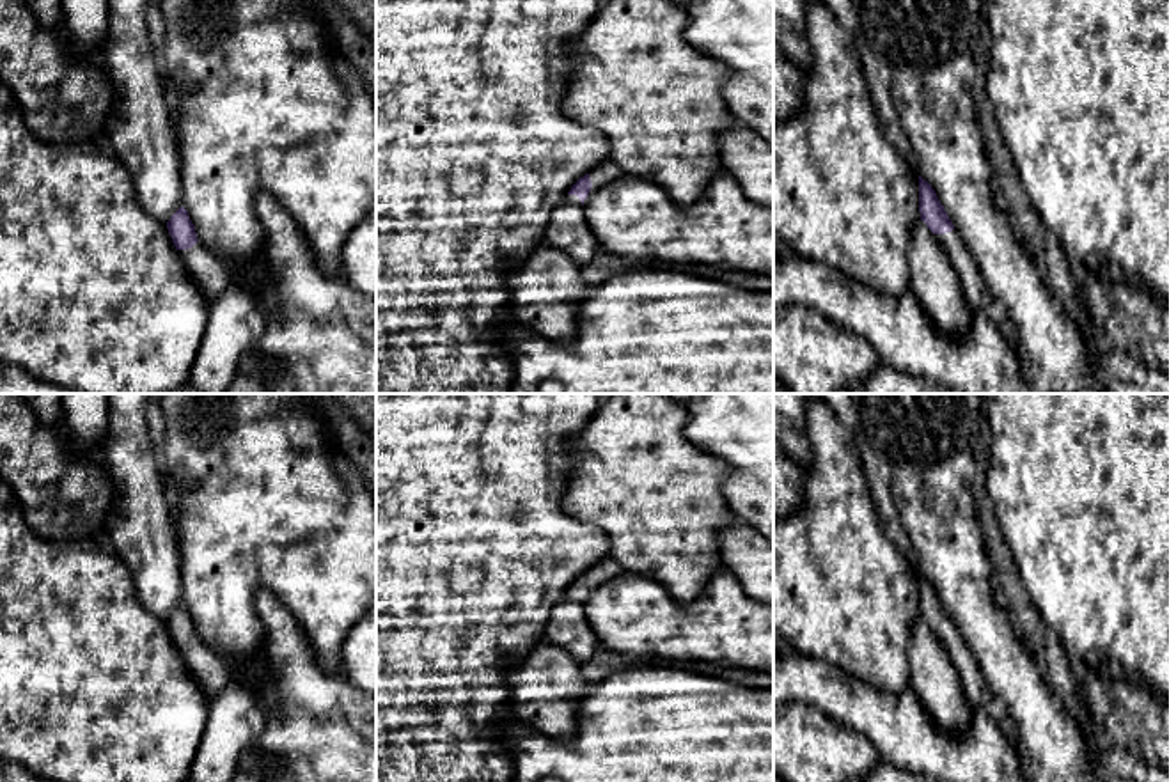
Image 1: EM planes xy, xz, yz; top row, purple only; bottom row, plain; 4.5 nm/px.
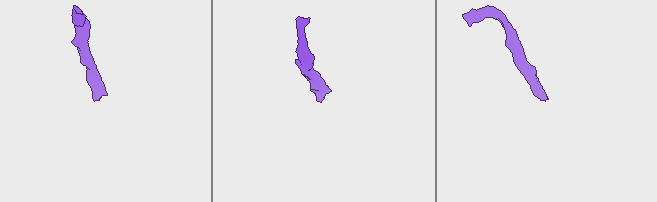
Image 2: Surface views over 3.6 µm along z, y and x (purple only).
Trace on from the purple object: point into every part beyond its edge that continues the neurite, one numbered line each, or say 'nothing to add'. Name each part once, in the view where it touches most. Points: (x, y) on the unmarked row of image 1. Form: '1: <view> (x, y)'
1: xz (607, 570)

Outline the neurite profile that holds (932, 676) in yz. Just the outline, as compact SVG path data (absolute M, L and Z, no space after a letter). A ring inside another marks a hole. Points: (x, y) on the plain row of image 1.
M921 615L910 622L908 660L908 688L940 731L960 736L976 708L963 692L947 649Z

